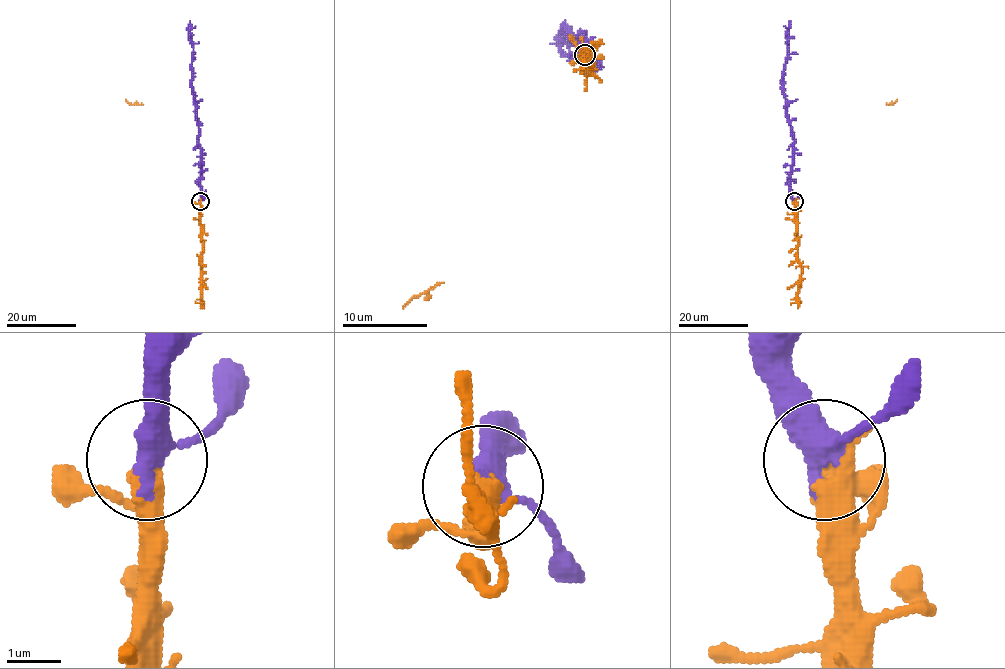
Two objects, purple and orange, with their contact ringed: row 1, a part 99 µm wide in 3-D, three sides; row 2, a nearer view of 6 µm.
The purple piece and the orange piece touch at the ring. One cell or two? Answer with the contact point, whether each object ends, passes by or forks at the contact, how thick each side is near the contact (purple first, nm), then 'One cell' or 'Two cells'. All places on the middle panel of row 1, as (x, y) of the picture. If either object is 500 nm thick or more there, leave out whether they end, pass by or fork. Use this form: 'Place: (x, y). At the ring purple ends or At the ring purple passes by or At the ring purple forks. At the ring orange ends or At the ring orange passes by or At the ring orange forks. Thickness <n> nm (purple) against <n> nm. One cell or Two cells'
Place: (585, 55). Thickness 420 nm (purple) against 550 nm. One cell

